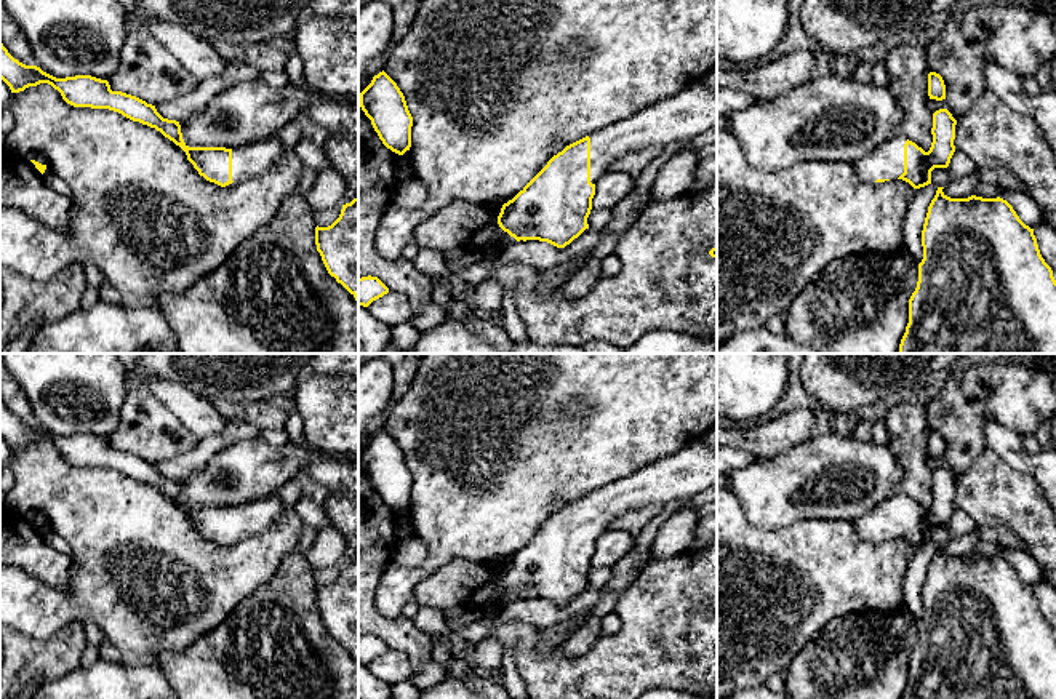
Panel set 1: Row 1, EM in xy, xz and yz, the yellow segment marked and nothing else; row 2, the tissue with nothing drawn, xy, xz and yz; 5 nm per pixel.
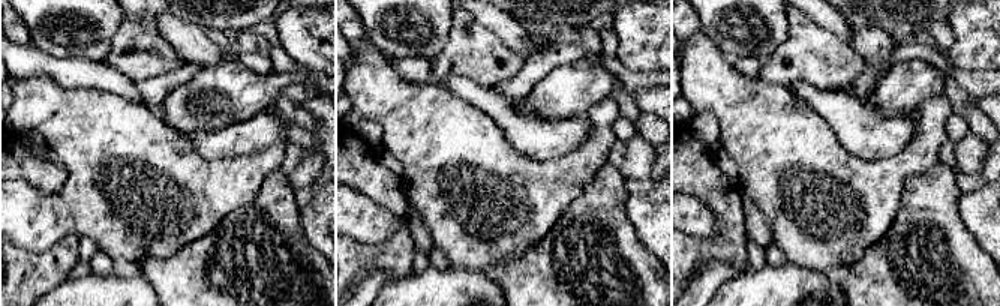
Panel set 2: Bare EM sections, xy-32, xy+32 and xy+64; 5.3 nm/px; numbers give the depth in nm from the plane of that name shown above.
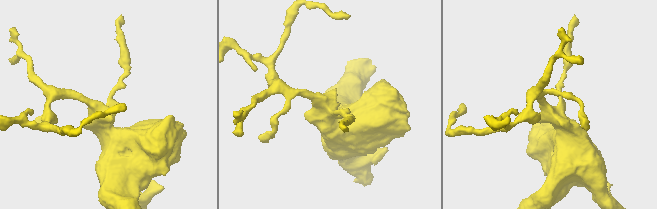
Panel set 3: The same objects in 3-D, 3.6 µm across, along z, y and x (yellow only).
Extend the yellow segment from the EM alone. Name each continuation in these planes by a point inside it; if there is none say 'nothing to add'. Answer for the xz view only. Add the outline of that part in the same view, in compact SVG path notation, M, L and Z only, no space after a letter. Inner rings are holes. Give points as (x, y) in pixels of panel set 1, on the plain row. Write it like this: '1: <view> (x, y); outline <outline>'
1: xz (693, 469); outline M696 440L626 478L589 493L590 541L597 542L598 536L608 531L608 523L627 510L690 499L714 485L717 485L717 448Z

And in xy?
1: xy (248, 519); outline M277 496L232 505L232 539L246 539L264 533L283 520L285 505Z

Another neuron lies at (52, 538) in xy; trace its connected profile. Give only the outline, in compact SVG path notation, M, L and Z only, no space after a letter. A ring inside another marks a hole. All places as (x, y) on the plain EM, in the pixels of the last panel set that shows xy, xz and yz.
M48 526L43 531L43 539L56 550L59 550L64 555L70 557L70 547L69 544L59 537L54 531L51 531Z

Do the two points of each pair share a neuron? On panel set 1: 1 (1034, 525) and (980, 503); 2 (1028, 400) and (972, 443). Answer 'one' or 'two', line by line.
1: one
2: one

